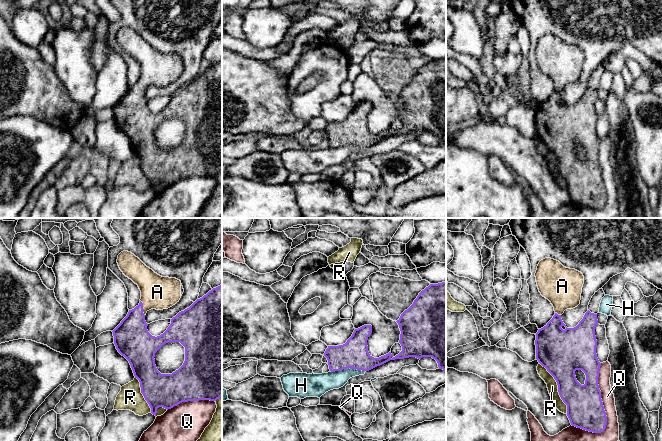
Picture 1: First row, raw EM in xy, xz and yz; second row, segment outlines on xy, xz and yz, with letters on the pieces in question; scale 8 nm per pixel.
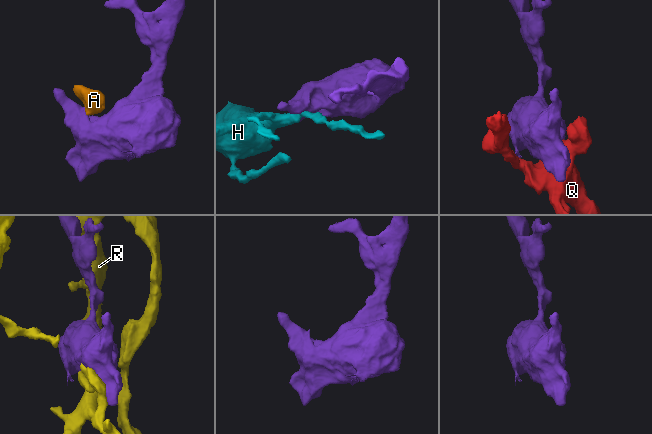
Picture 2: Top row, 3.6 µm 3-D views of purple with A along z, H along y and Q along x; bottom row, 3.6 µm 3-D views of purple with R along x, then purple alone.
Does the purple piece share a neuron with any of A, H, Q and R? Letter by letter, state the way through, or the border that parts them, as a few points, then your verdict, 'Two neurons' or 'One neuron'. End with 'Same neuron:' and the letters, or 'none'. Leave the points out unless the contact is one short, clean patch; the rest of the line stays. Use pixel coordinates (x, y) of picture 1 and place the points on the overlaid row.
A: Path across: xy (131, 337), (135, 318), (142, 308), (157, 292). One neuron
H: Boundary: xz (365, 370), (343, 368), (330, 371). Two neurons
Q: Two neurons
R: Two neurons
Same neuron: A

